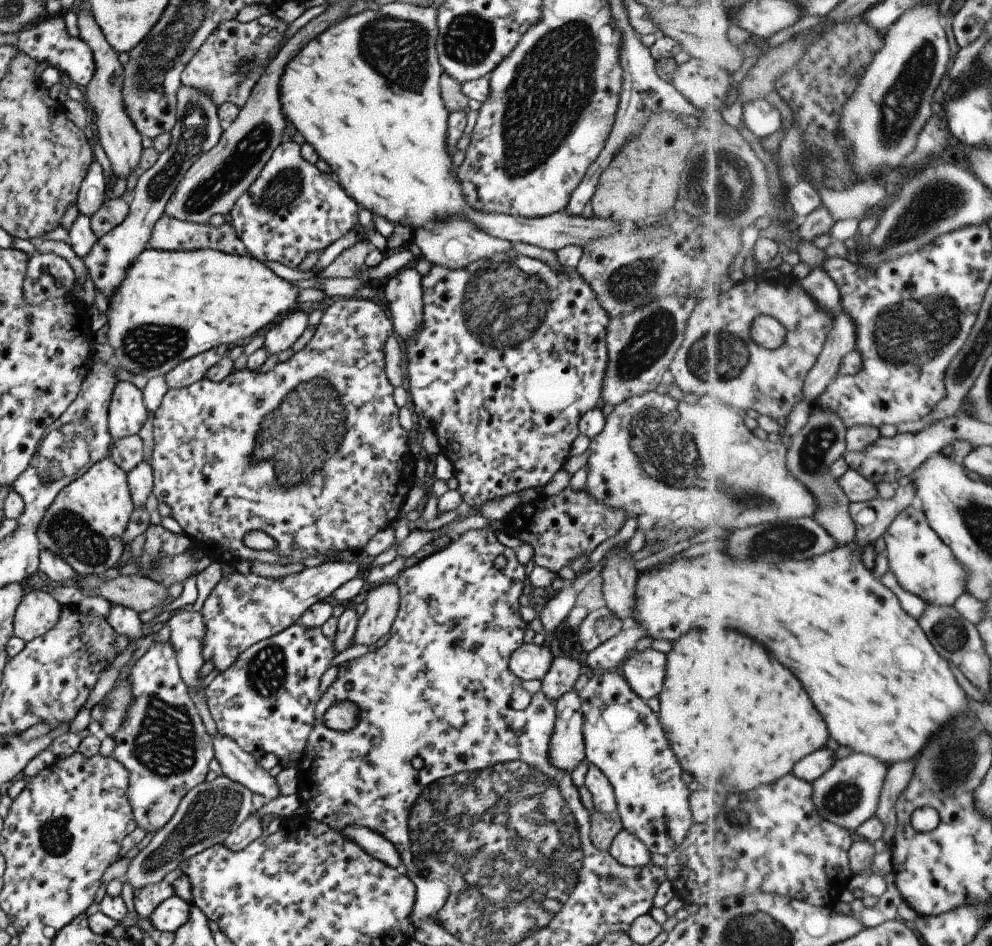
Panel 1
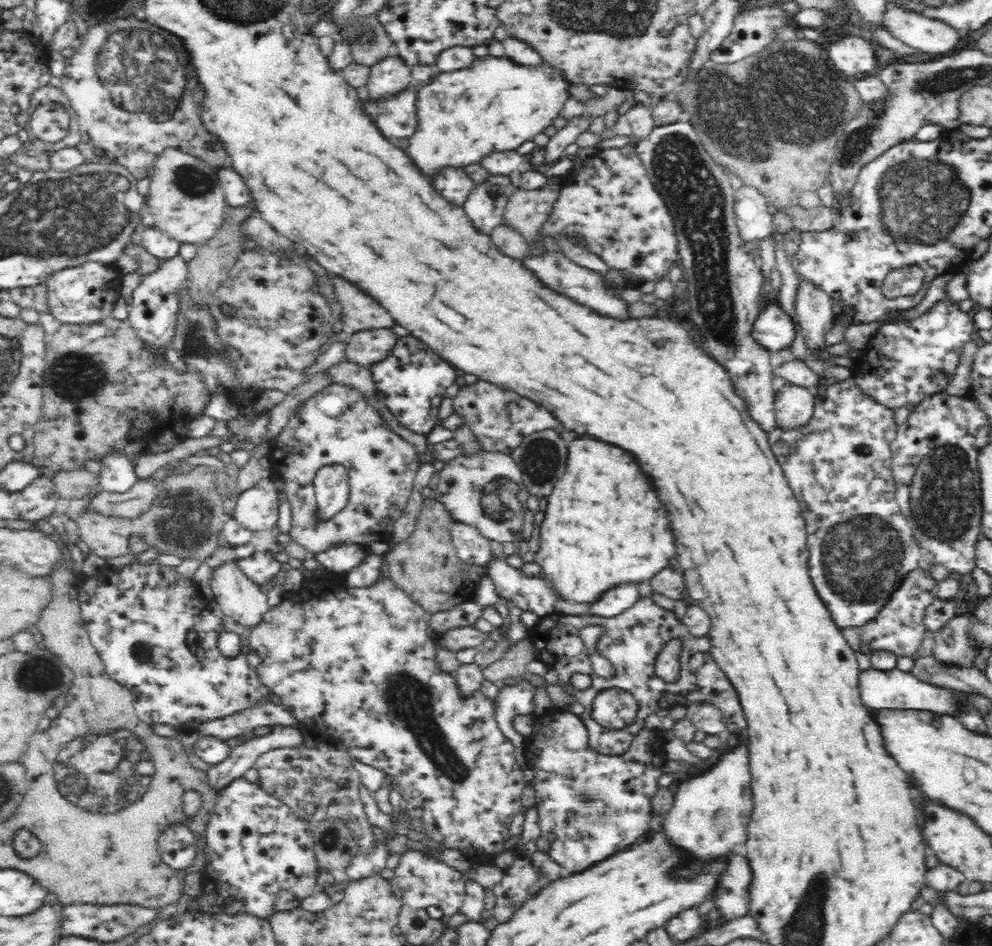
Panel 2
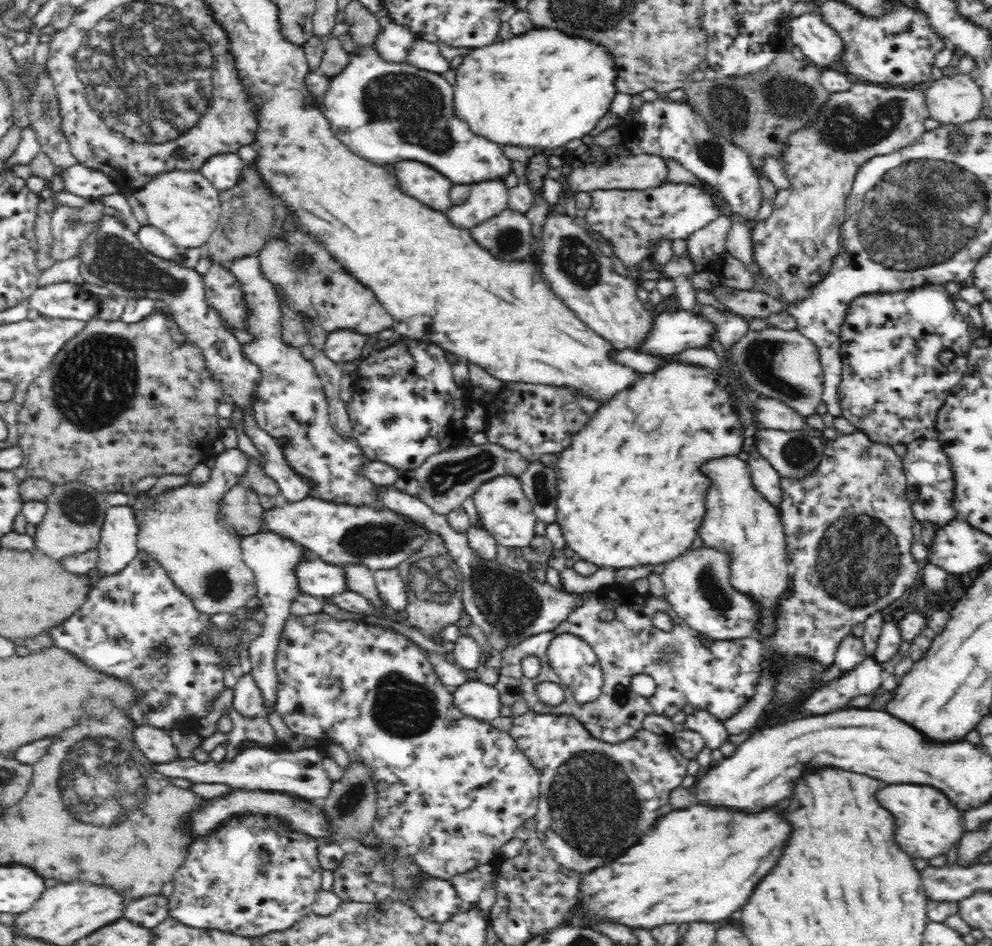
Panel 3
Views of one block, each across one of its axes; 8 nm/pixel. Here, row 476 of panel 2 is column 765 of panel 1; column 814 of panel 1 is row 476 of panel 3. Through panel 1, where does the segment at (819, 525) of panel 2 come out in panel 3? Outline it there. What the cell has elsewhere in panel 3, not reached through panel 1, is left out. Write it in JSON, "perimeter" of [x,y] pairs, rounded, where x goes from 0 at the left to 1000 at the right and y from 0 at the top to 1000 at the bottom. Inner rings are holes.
{"perimeter":[[[863,455],[859,459],[845,459],[841,465],[832,464],[830,474],[830,482],[827,489],[821,494],[816,500],[807,504],[792,504],[787,515],[787,527],[785,531],[785,538],[787,539],[787,548],[792,563],[792,573],[794,574],[794,584],[798,584],[798,596],[804,600],[800,605],[800,617],[798,617],[797,627],[786,635],[786,649],[784,649],[784,668],[782,672],[774,674],[774,678],[769,679],[770,691],[769,698],[777,692],[776,688],[782,690],[790,690],[790,692],[808,692],[808,695],[817,695],[817,697],[825,697],[826,700],[840,703],[843,688],[846,681],[857,672],[857,666],[861,660],[865,658],[872,658],[875,651],[888,647],[896,638],[899,638],[903,632],[909,632],[911,626],[922,622],[924,618],[925,609],[929,603],[927,593],[921,591],[917,579],[921,575],[921,564],[919,563],[919,556],[921,556],[921,543],[919,538],[916,537],[916,529],[913,526],[914,510],[912,508],[913,502],[911,498],[910,487],[907,482],[900,476],[900,471],[894,467],[879,466],[875,459],[869,455]]]}

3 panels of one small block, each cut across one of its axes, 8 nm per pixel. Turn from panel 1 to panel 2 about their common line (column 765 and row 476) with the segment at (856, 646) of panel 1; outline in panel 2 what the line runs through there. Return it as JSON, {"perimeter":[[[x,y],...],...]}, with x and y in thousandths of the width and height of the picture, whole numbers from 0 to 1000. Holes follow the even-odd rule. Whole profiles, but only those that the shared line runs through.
{"perimeter":[[[585,463],[573,469],[573,490],[571,490],[571,499],[569,503],[560,510],[556,522],[552,524],[552,539],[548,543],[548,552],[544,554],[544,580],[539,584],[538,594],[544,598],[544,607],[542,609],[552,614],[552,622],[561,634],[577,634],[577,636],[591,636],[597,638],[607,631],[605,628],[611,627],[611,624],[619,622],[619,619],[633,617],[639,615],[649,615],[653,611],[657,611],[659,607],[663,607],[667,600],[673,598],[675,590],[681,586],[681,577],[679,577],[679,569],[677,569],[677,560],[673,560],[673,548],[669,543],[669,539],[665,539],[665,529],[661,526],[661,520],[657,518],[657,514],[653,514],[653,505],[649,505],[649,501],[645,501],[645,493],[641,493],[641,488],[637,488],[637,484],[633,484],[633,480],[629,480],[629,476],[625,476],[623,471],[617,469],[609,469],[609,467],[601,467],[597,463]]]}

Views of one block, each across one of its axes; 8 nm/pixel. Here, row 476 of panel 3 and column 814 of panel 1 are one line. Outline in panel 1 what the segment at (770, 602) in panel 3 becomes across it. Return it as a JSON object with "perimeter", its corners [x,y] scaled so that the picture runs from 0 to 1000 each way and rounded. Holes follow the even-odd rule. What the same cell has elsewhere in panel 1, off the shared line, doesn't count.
{"perimeter":[[[733,666],[731,670],[723,670],[723,668],[721,670],[715,670],[715,668],[692,668],[676,681],[676,687],[671,690],[668,723],[662,736],[664,749],[661,753],[661,758],[668,771],[668,776],[671,778],[676,795],[680,798],[684,810],[689,814],[690,821],[698,831],[715,837],[723,835],[729,841],[759,836],[769,831],[772,832],[799,817],[800,810],[805,803],[809,803],[809,801],[829,792],[834,786],[834,782],[838,779],[836,772],[834,772],[834,765],[832,765],[830,757],[824,753],[824,748],[820,746],[820,742],[818,742],[816,734],[811,732],[809,723],[781,693],[777,693],[777,689],[771,683],[767,683],[759,674],[755,674],[755,672],[747,670],[747,668],[739,668],[739,666]]]}

